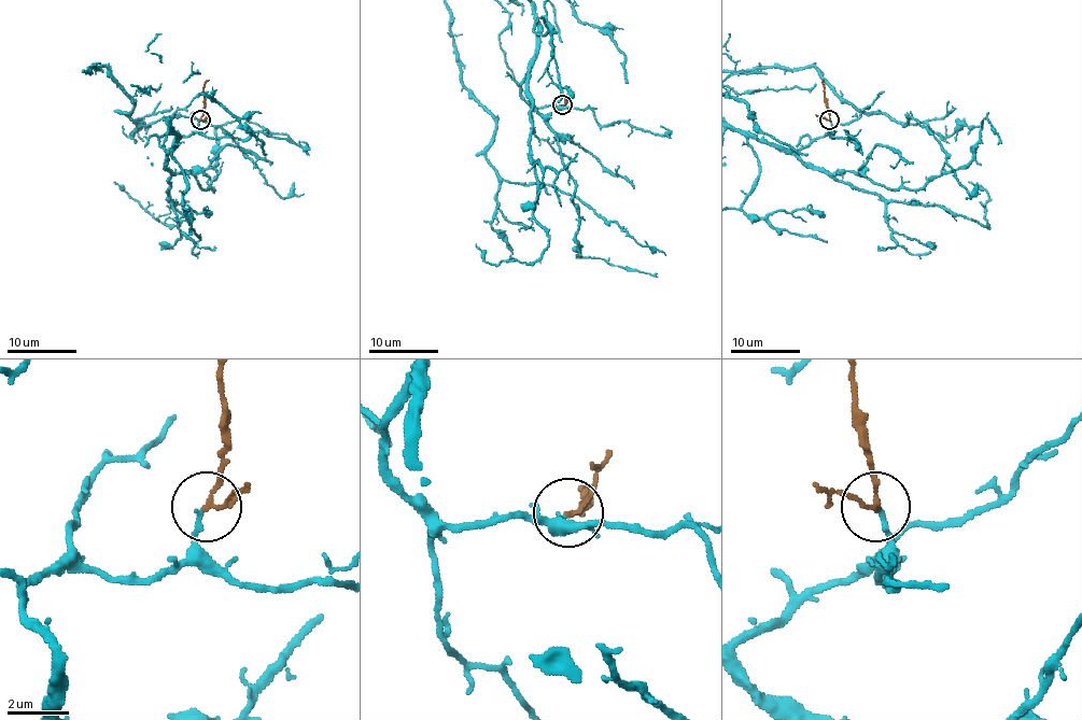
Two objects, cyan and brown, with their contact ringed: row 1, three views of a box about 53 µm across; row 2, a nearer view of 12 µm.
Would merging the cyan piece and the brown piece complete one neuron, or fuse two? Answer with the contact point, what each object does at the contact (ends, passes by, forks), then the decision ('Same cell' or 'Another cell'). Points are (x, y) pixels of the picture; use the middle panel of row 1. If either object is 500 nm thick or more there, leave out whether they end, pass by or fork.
Place: (562, 104). At the ring cyan ends. At the ring brown passes by. Same cell

